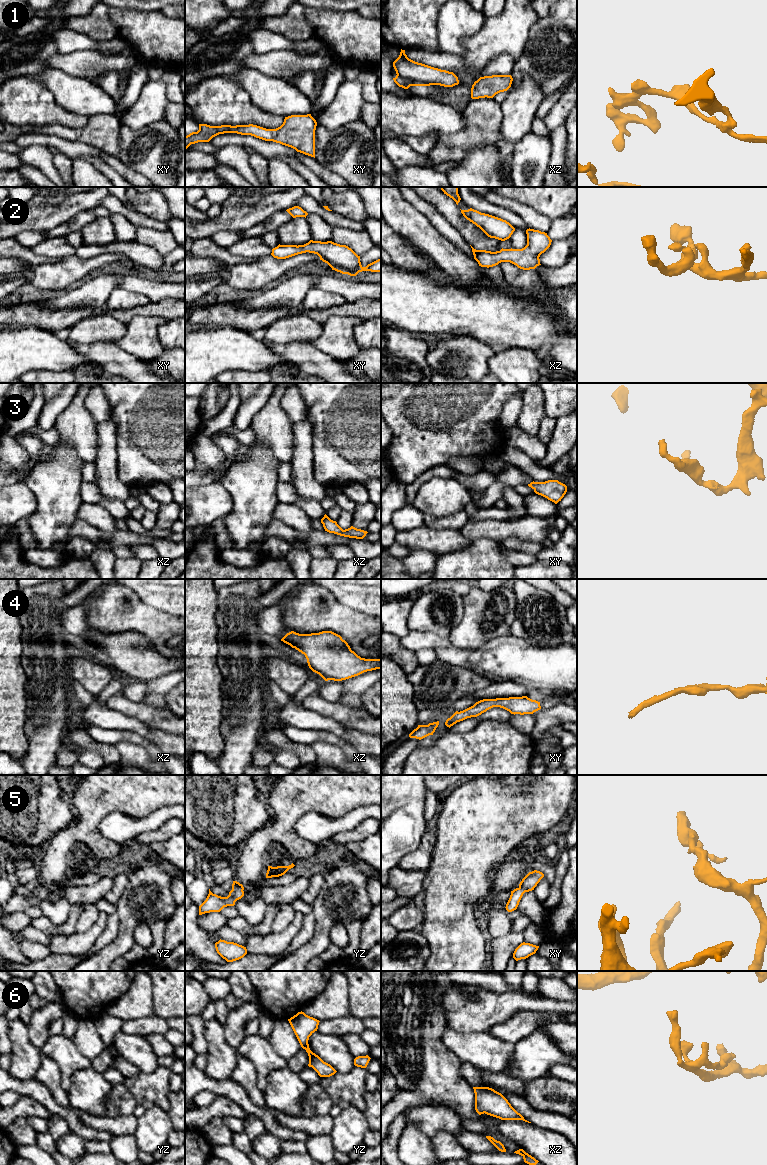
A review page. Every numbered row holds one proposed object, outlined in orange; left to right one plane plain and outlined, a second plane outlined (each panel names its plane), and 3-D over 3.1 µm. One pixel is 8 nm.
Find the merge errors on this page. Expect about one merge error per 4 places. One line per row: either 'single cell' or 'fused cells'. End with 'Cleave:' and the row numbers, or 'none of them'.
1: fused cells
2: single cell
3: single cell
4: single cell
5: single cell
6: single cell
Cleave: 1

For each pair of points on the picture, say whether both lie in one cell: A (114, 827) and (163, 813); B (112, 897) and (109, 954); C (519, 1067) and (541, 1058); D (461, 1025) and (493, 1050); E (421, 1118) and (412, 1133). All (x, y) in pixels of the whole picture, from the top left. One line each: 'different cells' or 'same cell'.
A: same cell
B: different cells
C: same cell
D: different cells
E: different cells

